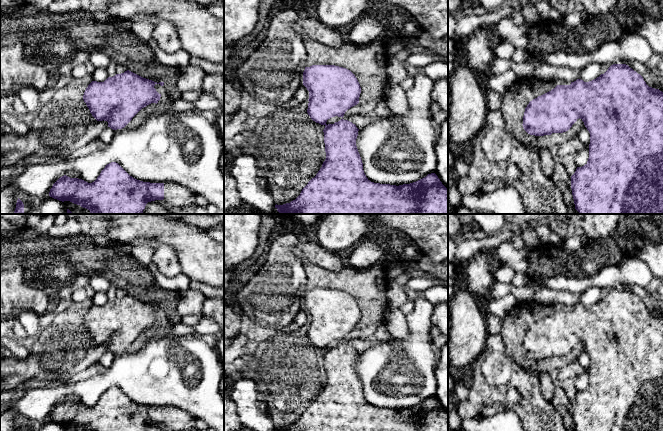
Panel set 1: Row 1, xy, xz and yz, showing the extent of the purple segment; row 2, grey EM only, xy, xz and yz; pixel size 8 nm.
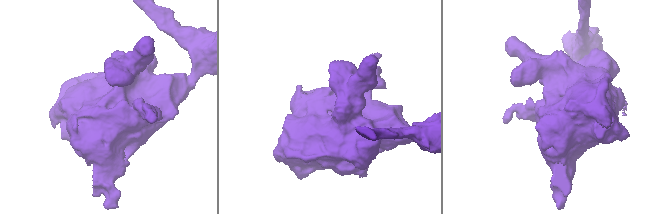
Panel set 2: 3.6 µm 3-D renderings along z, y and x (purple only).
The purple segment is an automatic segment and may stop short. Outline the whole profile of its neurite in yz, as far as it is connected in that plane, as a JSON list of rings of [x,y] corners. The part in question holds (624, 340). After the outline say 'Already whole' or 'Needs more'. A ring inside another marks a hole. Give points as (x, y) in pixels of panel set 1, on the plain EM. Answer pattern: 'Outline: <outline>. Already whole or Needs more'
Outline: [[[613,288],[596,303],[584,306],[577,303],[570,309],[557,309],[551,315],[538,320],[529,326],[523,340],[523,352],[535,360],[551,359],[568,355],[572,349],[581,343],[590,357],[589,382],[582,391],[577,391],[571,400],[571,413],[575,431],[663,431],[663,316],[649,311],[643,301],[626,288]]]. Already whole

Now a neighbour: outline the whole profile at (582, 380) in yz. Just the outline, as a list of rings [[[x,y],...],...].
[[[589,370],[582,372],[576,379],[574,379],[574,385],[577,391],[582,391],[587,388],[589,382]]]

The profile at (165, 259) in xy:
[[[162,244],[160,248],[155,250],[153,262],[158,271],[167,277],[175,277],[182,274],[176,253],[170,245]]]

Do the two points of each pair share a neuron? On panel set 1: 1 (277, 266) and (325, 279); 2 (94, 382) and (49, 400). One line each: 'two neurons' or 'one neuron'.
1: two neurons
2: one neuron

